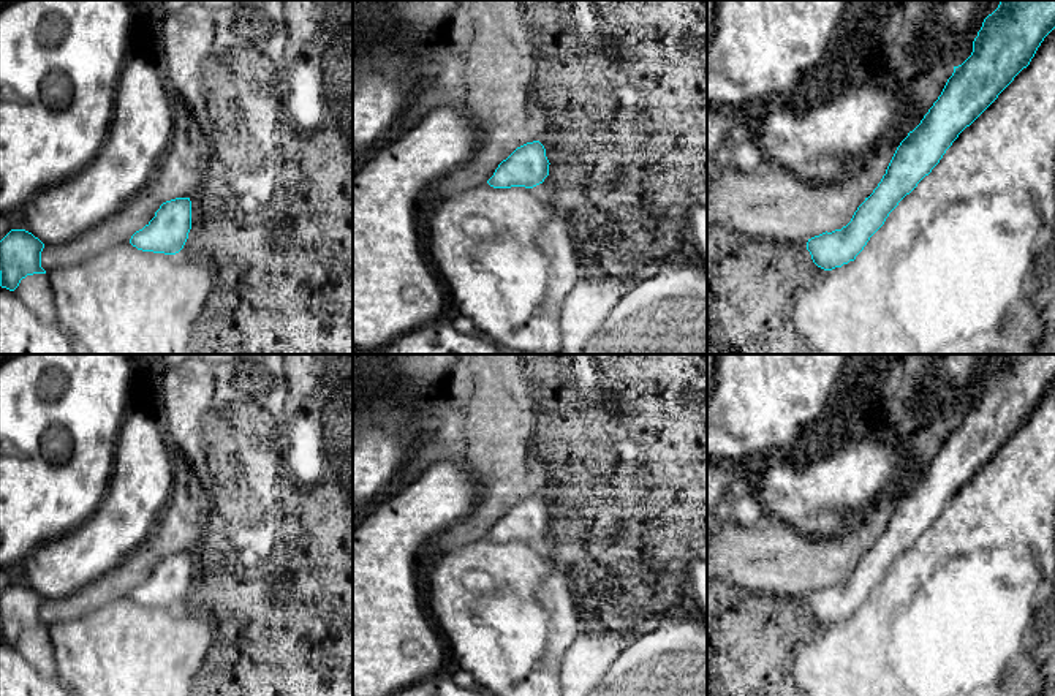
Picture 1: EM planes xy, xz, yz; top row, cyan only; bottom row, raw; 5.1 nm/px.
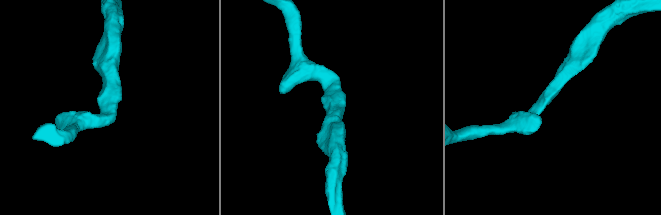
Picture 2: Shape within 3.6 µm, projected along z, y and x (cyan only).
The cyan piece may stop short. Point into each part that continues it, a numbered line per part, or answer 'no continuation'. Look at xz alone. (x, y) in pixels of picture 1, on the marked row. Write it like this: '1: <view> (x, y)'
no continuation

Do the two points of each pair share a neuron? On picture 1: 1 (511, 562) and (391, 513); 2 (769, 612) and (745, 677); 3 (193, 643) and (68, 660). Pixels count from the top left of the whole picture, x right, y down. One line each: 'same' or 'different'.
1: different
2: same
3: same

